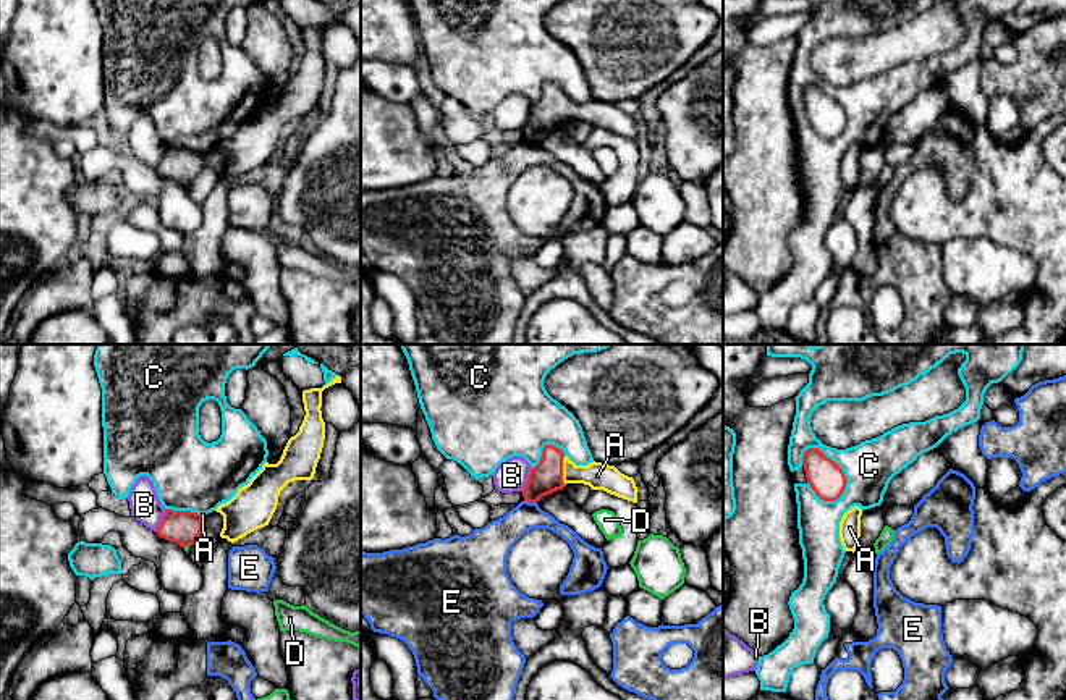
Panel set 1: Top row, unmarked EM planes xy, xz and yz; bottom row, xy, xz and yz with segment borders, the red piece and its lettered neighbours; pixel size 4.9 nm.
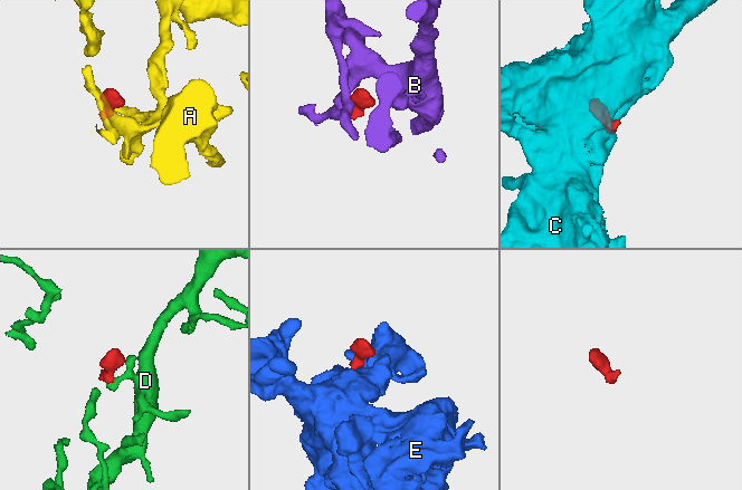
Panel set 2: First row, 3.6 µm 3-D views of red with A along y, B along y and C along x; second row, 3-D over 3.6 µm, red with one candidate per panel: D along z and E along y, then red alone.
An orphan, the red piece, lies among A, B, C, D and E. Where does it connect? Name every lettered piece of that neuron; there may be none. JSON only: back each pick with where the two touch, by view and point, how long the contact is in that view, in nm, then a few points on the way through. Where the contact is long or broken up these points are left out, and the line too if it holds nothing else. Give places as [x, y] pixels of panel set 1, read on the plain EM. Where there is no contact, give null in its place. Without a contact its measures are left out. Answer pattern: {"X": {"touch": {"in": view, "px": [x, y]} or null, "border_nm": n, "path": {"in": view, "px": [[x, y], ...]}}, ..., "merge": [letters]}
{"A": {"touch": {"in": "xz", "px": [562, 109]}, "border_nm": 140}, "merge": ["A"]}

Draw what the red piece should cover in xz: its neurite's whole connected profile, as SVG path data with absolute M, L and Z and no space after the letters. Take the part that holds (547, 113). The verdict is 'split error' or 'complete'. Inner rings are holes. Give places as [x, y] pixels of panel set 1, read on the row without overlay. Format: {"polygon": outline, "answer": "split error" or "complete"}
{"polygon": "M553 82L544 84L539 102L532 105L522 128L524 139L537 141L542 134L563 128L566 121L584 121L592 128L603 128L637 141L637 124L632 115L621 112L615 103L595 99L576 103L563 87Z", "answer": "split error"}

